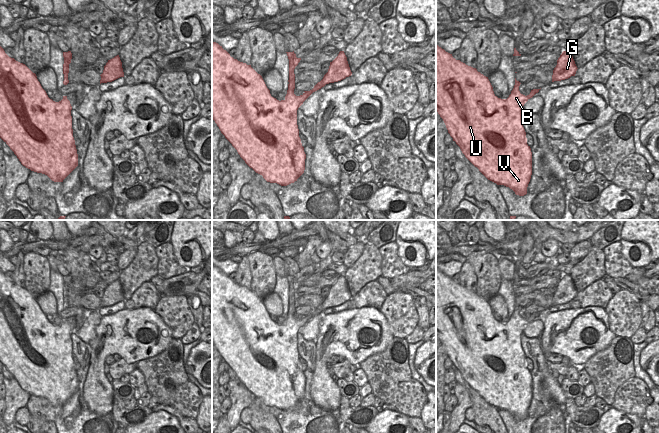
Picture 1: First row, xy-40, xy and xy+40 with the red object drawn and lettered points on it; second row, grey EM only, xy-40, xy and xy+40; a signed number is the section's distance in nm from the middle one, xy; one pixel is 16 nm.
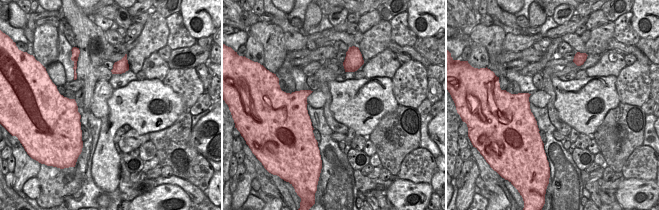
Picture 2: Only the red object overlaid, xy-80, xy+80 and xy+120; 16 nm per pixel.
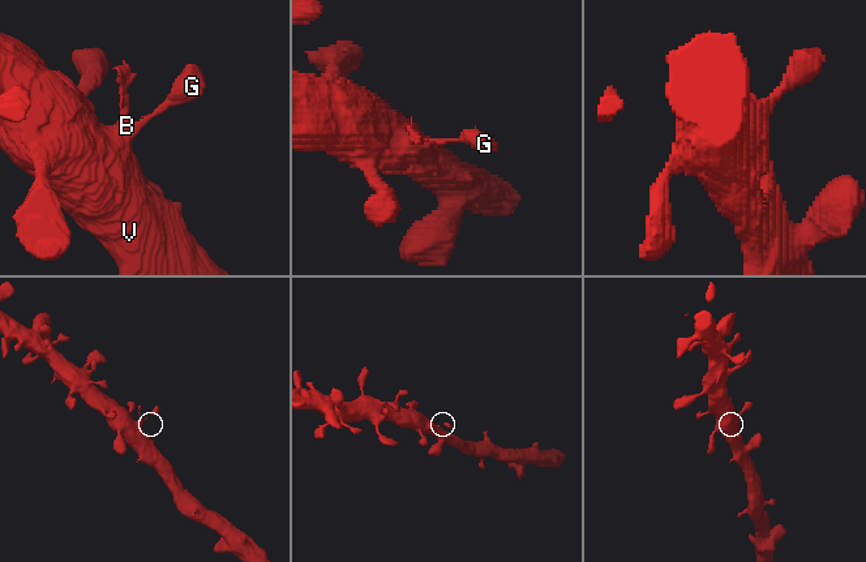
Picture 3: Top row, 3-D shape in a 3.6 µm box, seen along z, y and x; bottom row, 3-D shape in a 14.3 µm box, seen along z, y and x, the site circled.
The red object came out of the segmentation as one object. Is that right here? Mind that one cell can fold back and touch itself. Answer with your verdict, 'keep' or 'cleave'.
keep

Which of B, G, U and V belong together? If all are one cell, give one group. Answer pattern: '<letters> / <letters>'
B G U V

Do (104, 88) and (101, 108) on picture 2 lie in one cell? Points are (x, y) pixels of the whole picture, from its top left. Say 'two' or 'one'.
one

